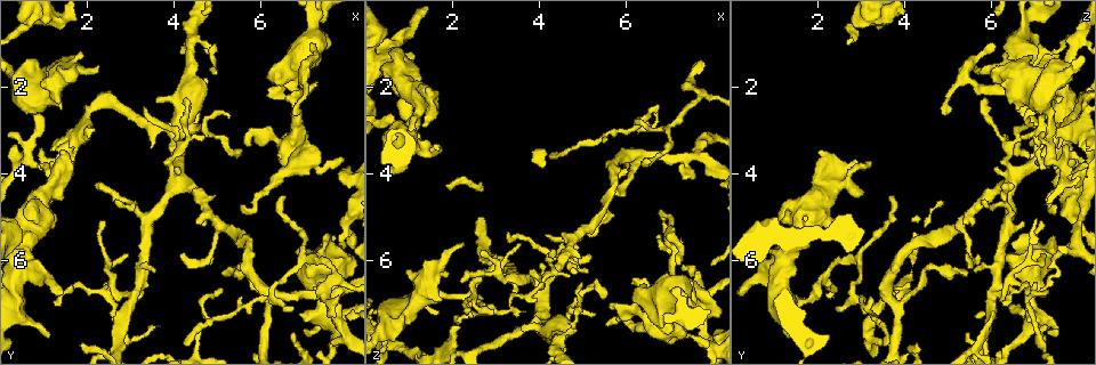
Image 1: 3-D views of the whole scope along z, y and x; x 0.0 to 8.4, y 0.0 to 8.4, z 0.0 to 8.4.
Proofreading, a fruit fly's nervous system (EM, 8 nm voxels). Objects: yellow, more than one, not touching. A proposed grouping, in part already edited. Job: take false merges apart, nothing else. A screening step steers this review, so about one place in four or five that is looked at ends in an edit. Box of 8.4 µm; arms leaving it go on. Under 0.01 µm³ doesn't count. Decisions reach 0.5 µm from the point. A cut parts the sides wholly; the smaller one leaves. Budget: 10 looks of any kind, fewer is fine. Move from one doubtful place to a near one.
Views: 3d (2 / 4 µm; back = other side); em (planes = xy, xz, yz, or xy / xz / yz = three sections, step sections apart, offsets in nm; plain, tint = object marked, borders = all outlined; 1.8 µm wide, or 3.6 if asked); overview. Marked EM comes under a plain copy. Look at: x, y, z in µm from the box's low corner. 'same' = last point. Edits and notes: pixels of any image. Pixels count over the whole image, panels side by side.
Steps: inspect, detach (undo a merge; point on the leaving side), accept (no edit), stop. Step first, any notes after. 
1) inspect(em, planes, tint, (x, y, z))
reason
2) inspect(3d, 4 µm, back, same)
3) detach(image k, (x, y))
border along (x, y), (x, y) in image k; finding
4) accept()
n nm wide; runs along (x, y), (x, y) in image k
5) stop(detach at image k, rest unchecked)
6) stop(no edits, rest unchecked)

inspect(em, planes, tint, (6.40, 2.05, 6.65))
calibre changes

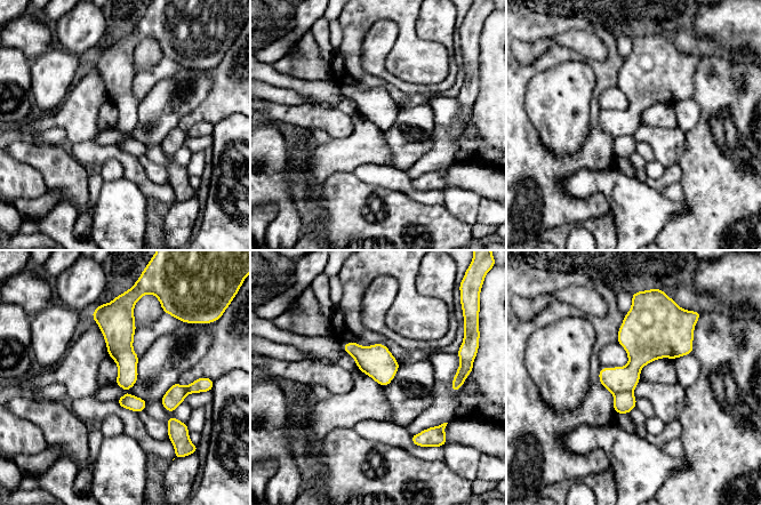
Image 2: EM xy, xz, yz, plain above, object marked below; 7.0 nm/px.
accept()
150 nm wide; one cell here

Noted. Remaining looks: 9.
inspect(em, xy, step 16, tint, (4.05, 4.10, 6.45))
calibre changes

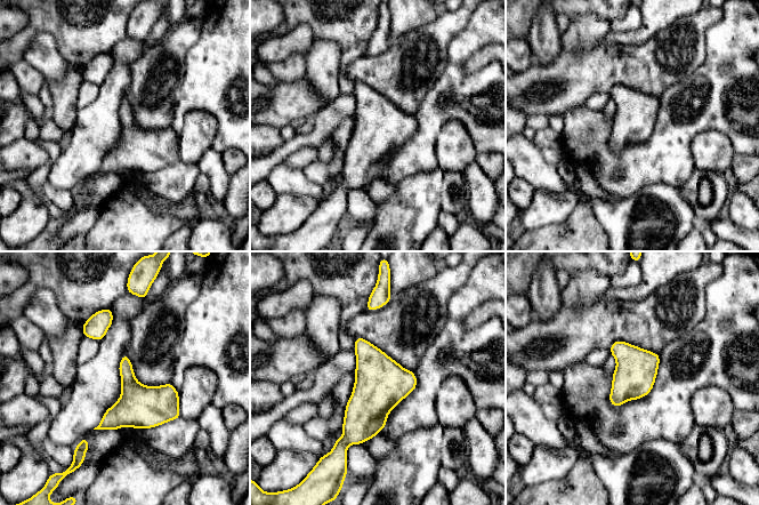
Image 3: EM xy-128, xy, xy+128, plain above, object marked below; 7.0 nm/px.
accept()
one cell here

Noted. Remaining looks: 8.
inspect(3d, 4 µm, (4.30, 2.70, 7.50))
four or more arms meet

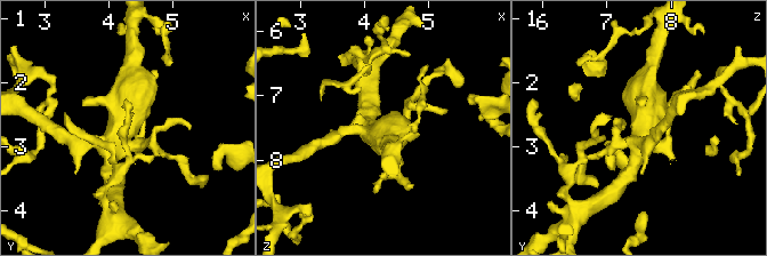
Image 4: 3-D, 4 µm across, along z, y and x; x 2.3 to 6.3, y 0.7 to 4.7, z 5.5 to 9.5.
inspect(em, 3.6 µm, planes, tint, (4.25, 2.70, 7.60))
shape alone is not enough

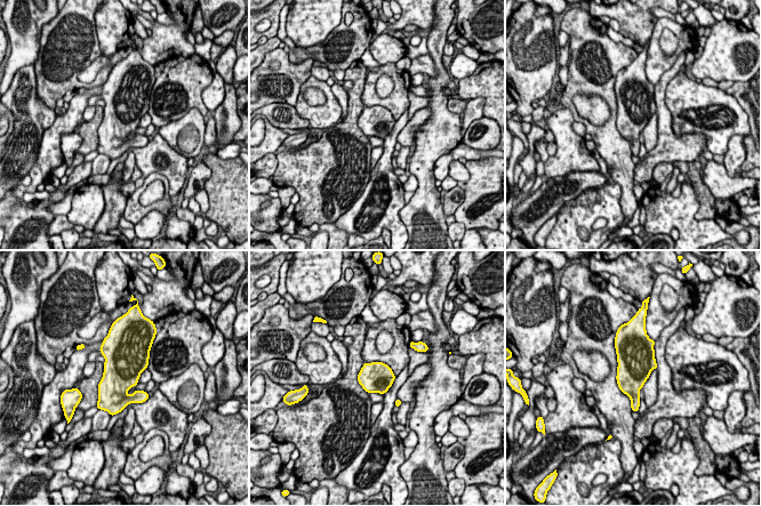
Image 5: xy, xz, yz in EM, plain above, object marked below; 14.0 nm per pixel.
accept()
440 nm wide; all the same cell

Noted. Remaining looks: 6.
inspect(3d, 2 µm, (7.50, 7.30, 7.05))
three-way junction

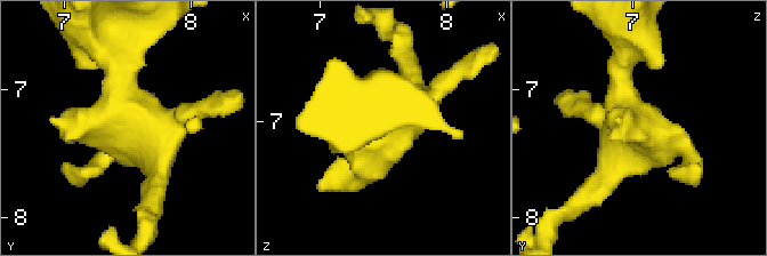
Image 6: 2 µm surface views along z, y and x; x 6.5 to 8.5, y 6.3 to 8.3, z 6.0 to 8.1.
inspect(em, xz, step 4, tint, (7.50, 7.28, 7.04))
now the EM

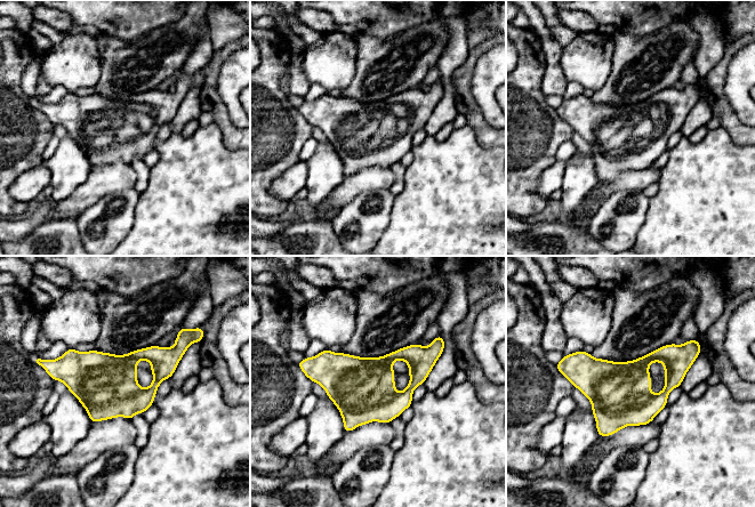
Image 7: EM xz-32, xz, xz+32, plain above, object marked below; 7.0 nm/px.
inspect(em, planes, tint, same)

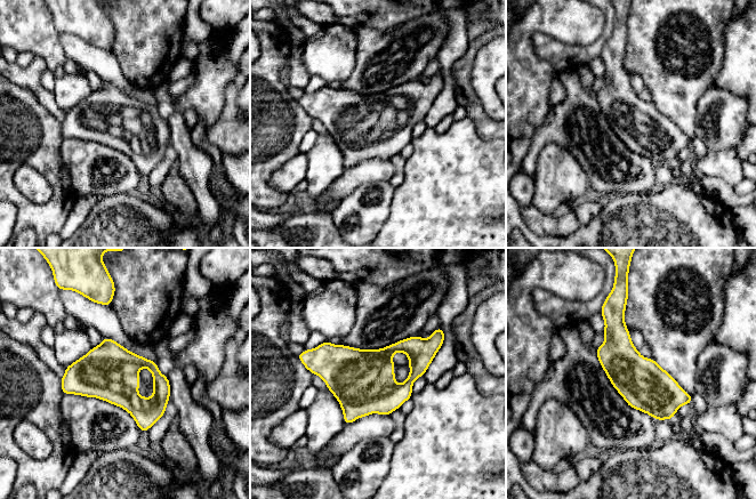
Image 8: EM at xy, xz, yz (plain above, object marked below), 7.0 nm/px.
accept()
all the same cell

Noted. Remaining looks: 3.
stop(no edits, rest unchecked)

